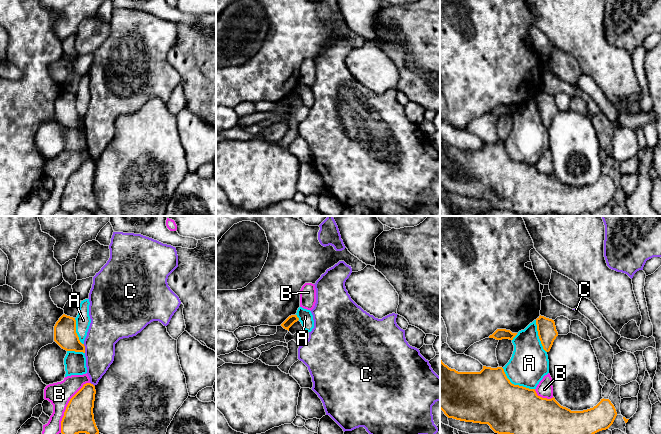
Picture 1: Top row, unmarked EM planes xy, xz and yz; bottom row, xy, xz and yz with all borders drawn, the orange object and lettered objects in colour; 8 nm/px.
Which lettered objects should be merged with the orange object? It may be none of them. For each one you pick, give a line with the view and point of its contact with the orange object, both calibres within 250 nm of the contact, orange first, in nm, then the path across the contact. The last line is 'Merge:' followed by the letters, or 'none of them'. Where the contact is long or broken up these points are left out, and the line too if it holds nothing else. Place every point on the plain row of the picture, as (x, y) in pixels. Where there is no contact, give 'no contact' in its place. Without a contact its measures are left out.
A: contact yz (516, 161); calibres 440 and 300 nm
Merge: A

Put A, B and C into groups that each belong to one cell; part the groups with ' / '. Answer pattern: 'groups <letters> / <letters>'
groups A / B / C

